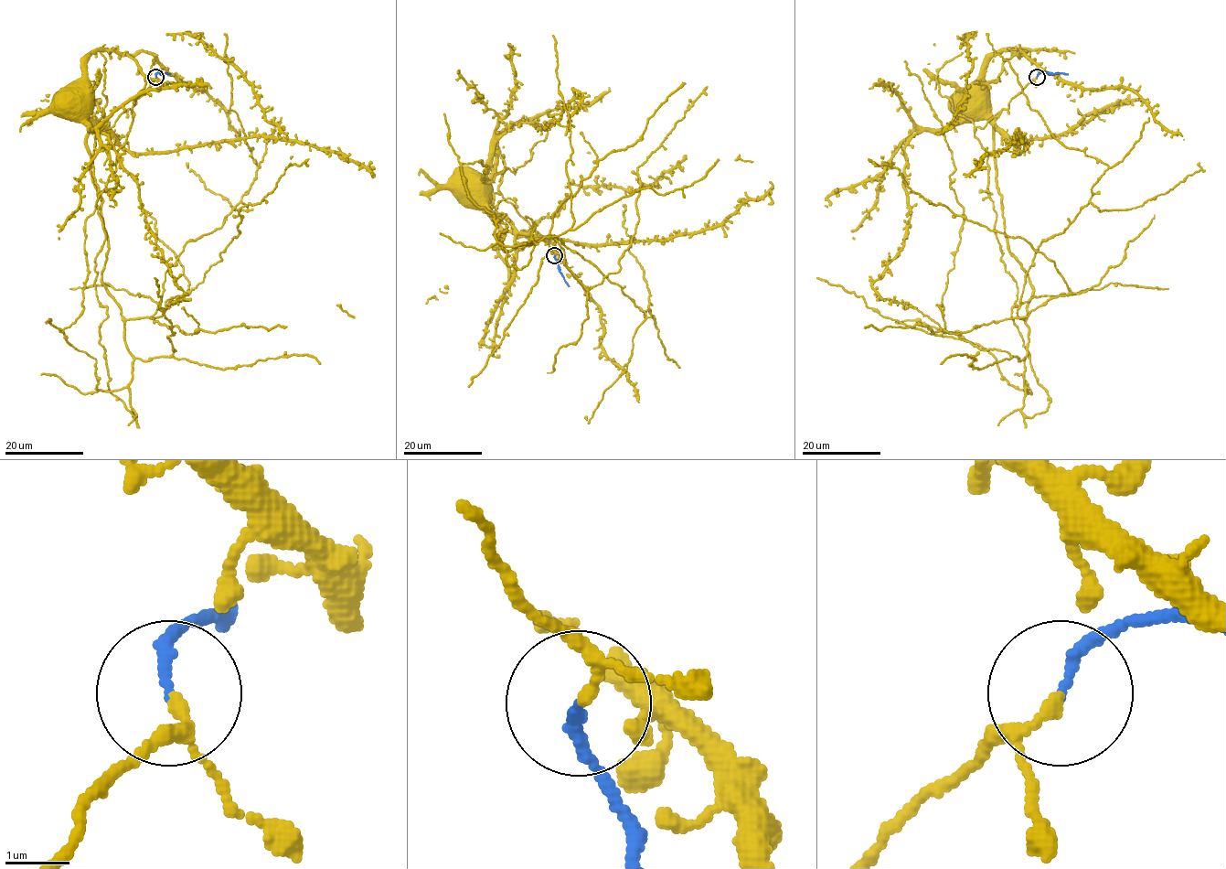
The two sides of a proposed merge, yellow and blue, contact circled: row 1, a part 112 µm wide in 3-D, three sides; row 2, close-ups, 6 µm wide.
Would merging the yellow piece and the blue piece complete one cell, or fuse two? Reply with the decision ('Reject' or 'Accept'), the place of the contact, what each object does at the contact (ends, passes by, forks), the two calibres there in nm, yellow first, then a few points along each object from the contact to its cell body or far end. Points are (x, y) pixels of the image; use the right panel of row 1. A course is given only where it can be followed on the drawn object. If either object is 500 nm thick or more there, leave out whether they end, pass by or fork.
Accept. Place: (1037, 77). At the ring yellow forks. At the ring blue ends. Thickness 100 nm (yellow) against 170 nm. Course of yellow: (1037, 77), (975, 135), (1011, 316), (1050, 398), (1031, 417), (1033, 287), (1007, 244), (994, 127), (957, 100). Course of blue: (1037, 77), (1041, 72), (1068, 74)

